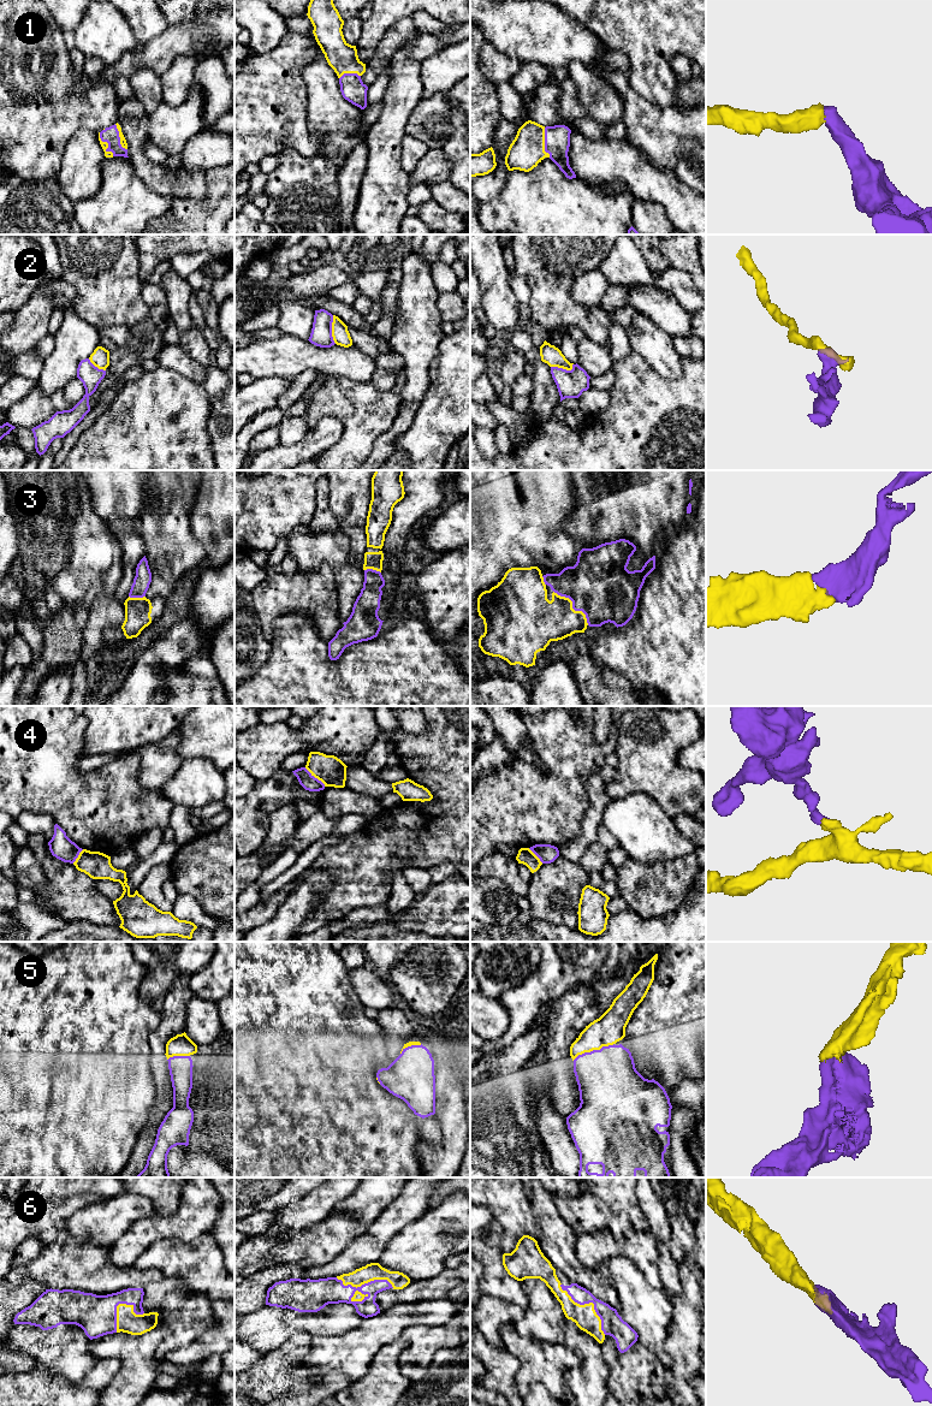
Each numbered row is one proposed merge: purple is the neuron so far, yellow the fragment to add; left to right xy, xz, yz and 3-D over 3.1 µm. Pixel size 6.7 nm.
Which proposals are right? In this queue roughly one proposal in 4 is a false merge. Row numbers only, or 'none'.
1, 3, 5, 6

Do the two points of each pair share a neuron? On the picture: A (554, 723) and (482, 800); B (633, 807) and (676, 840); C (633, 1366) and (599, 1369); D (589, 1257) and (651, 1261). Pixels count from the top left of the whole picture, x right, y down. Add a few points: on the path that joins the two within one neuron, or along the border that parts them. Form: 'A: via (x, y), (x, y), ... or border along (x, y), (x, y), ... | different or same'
A: via (556, 755), (559, 777), (536, 800), (515, 800) | same
B: via (643, 818), (665, 840) | same
C: border along (600, 1344), (603, 1358), (609, 1368), (610, 1393) | different
D: via (605, 1249), (635, 1249) | same

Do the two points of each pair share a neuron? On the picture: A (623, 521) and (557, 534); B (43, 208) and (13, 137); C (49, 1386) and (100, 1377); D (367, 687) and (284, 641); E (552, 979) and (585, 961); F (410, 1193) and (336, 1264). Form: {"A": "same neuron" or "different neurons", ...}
{"A": "different neurons", "B": "different neurons", "C": "same neuron", "D": "same neuron", "E": "same neuron", "F": "same neuron"}

